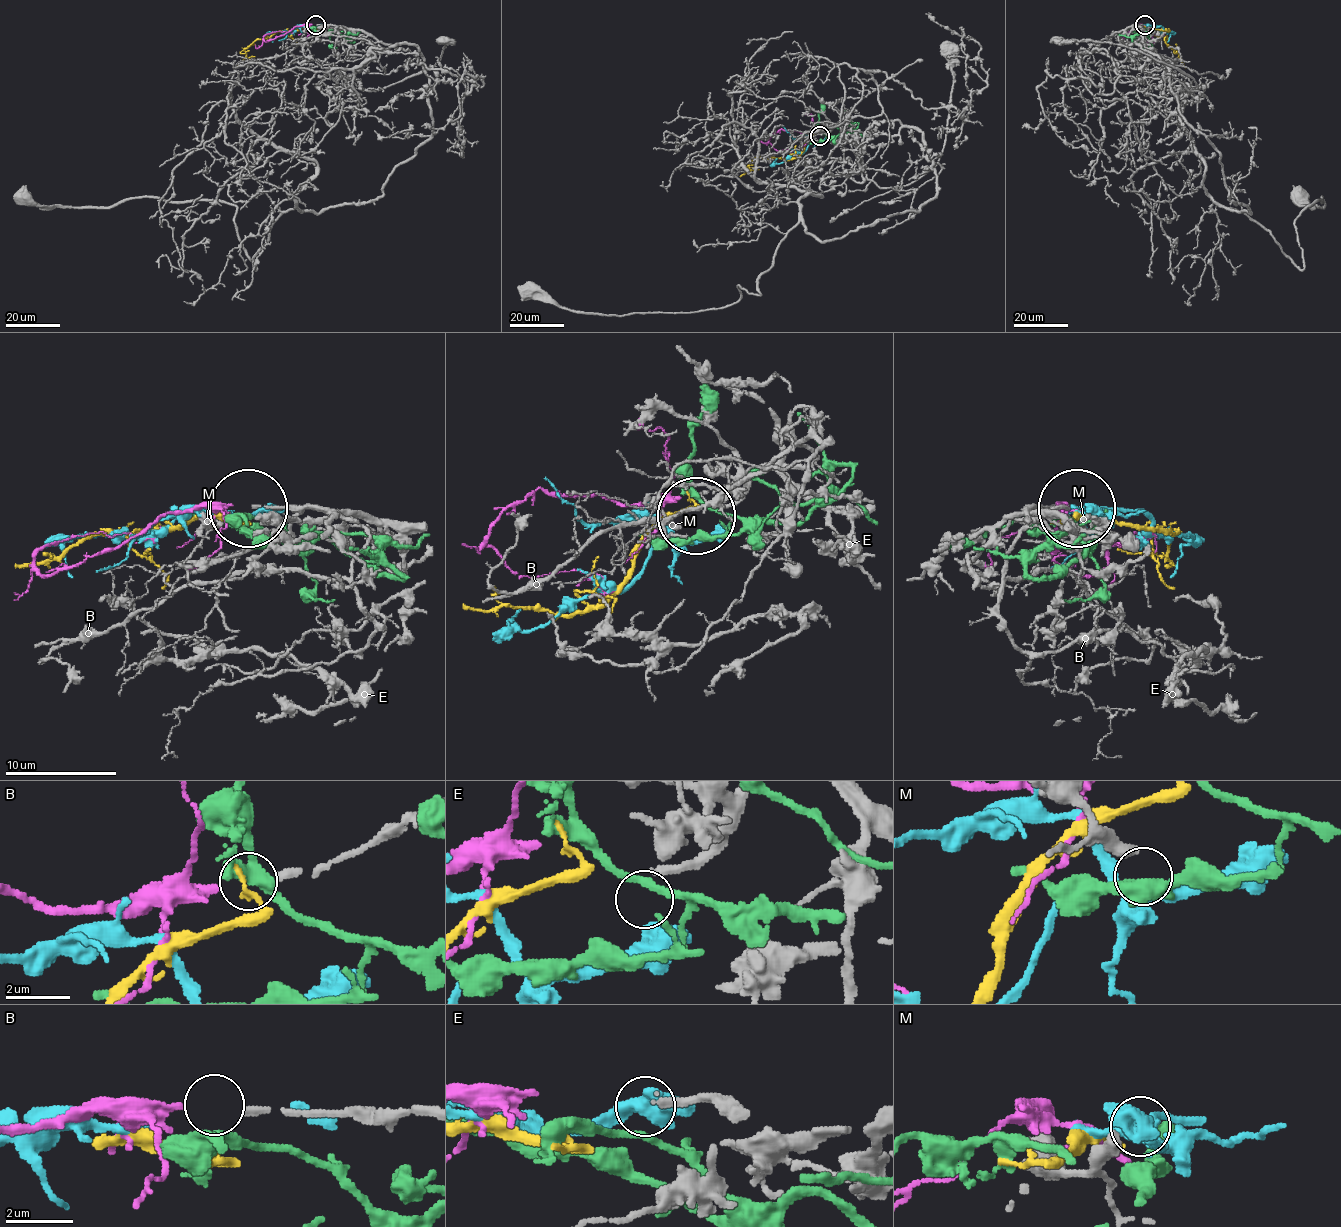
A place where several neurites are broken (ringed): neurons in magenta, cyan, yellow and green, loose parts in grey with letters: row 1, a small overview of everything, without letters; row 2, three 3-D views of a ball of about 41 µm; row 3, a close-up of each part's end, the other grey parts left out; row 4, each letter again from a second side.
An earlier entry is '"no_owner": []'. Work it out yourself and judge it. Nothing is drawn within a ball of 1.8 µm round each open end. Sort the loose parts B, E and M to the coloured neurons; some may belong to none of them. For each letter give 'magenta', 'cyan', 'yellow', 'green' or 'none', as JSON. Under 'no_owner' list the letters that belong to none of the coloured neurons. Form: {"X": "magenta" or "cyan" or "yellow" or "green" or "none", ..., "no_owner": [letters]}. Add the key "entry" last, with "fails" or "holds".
{"B": "magenta", "E": "cyan", "M": "none", "no_owner": ["M"], "entry": "fails"}

